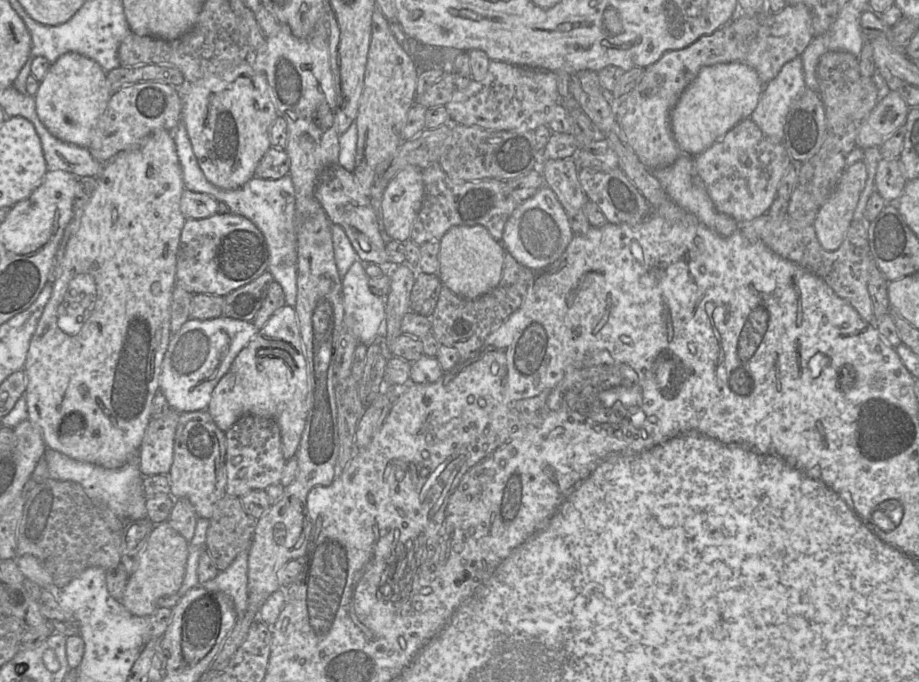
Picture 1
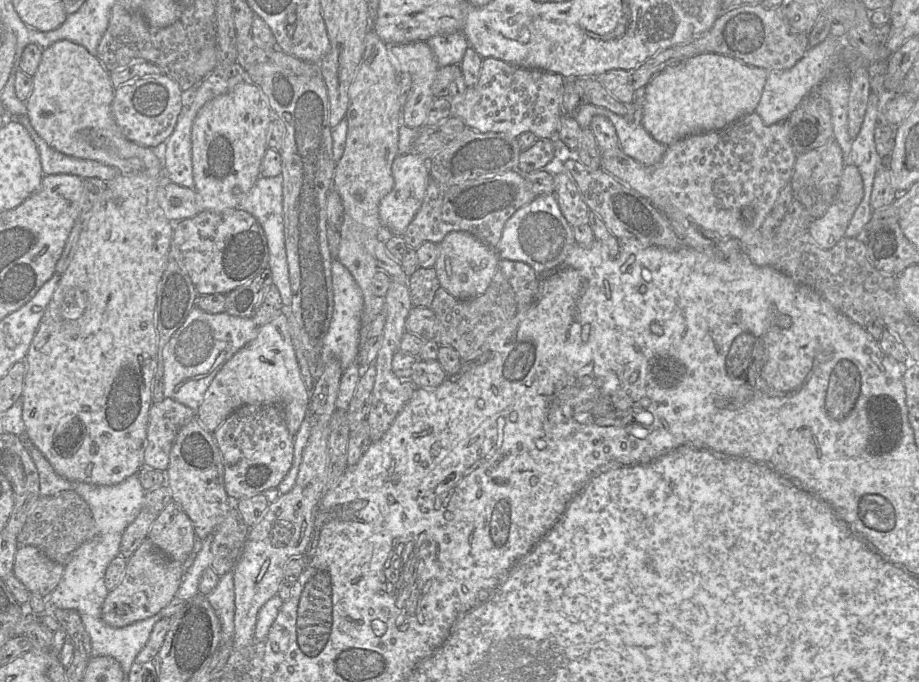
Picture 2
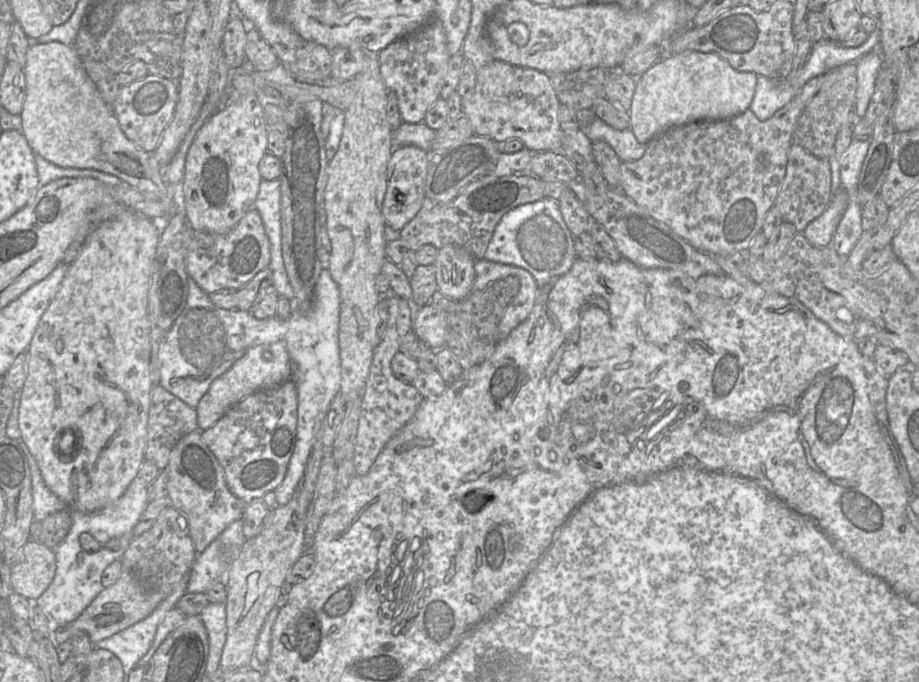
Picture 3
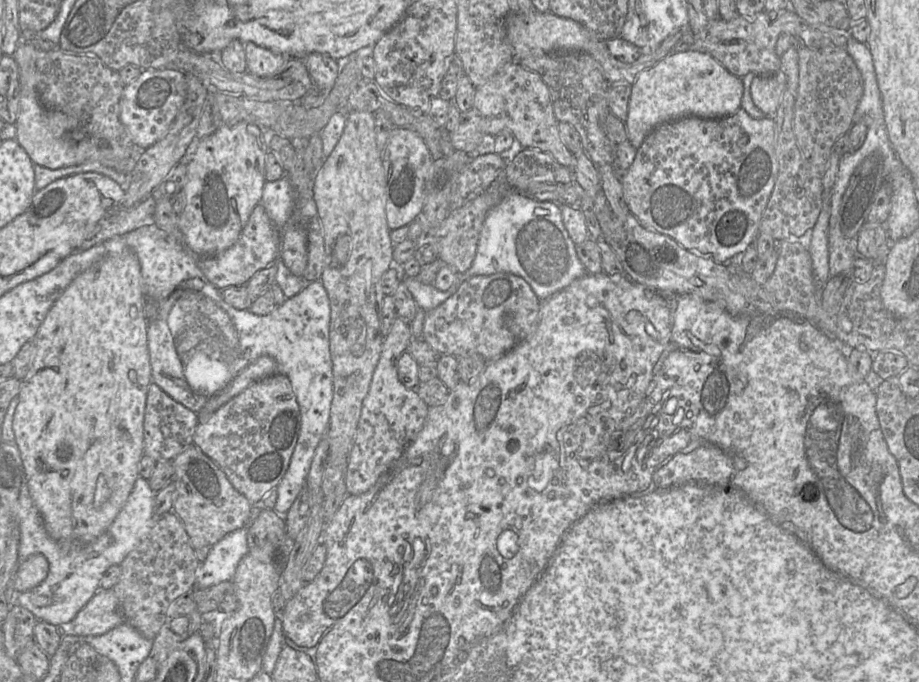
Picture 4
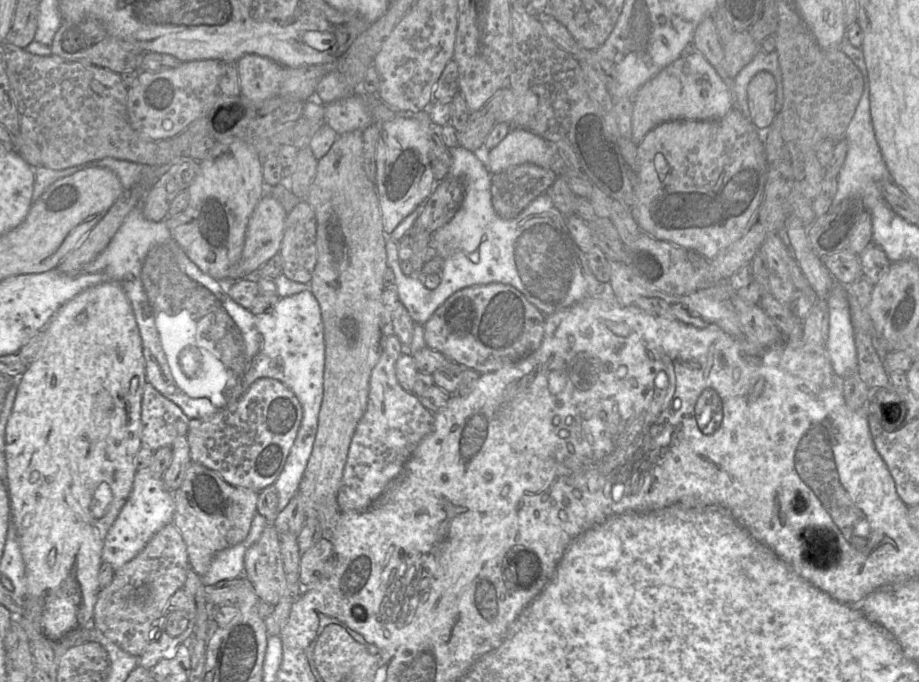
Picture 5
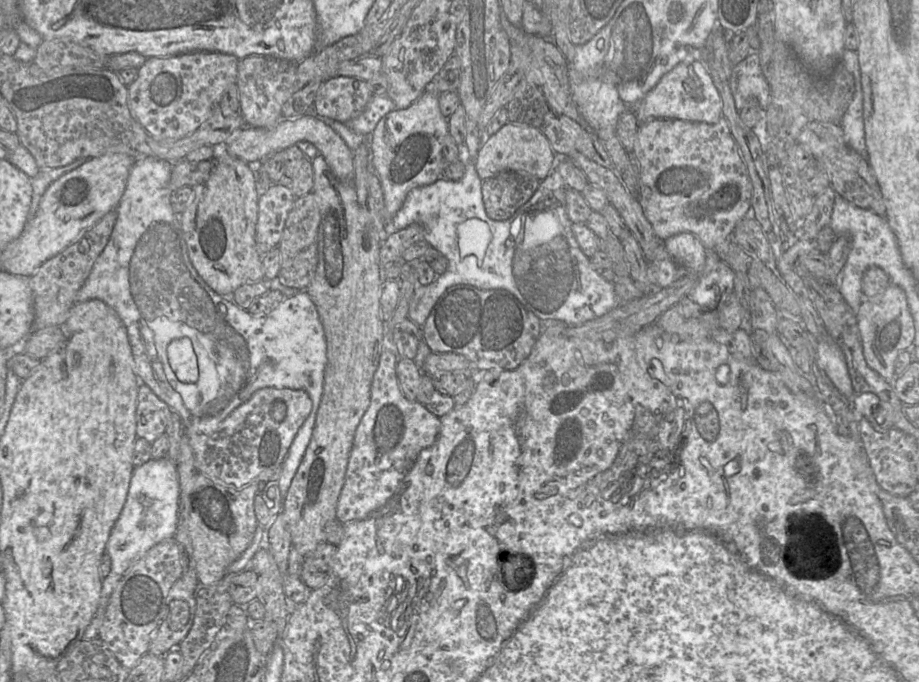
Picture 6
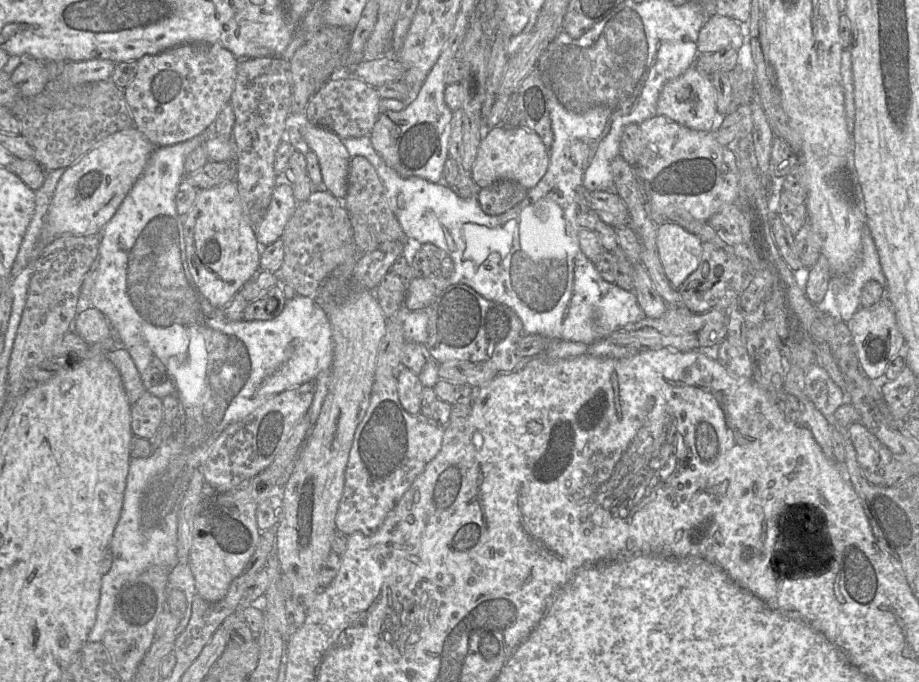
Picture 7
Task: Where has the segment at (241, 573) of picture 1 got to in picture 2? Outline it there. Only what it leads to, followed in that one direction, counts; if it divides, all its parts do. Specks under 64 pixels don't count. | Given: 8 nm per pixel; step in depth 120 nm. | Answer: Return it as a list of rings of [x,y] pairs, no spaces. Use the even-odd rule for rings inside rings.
[[[233,570],[221,576],[216,588],[207,595],[221,622],[221,643],[232,643],[235,627],[235,593]]]

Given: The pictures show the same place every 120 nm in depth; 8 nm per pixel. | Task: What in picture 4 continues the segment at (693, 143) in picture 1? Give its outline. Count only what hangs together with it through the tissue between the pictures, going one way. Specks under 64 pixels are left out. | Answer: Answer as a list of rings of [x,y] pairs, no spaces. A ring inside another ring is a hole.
[[[697,50],[671,52],[653,67],[642,71],[632,85],[626,120],[628,140],[639,148],[658,125],[684,118],[723,118],[741,107],[743,83],[713,56]]]

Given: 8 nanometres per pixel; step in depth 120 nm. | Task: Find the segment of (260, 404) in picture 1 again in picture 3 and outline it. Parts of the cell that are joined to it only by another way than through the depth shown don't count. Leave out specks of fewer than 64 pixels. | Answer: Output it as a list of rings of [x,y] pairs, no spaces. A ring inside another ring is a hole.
[[[281,341],[249,348],[221,376],[214,379],[196,409],[198,430],[212,427],[226,411],[245,397],[263,389],[278,386],[291,379],[290,358]]]

